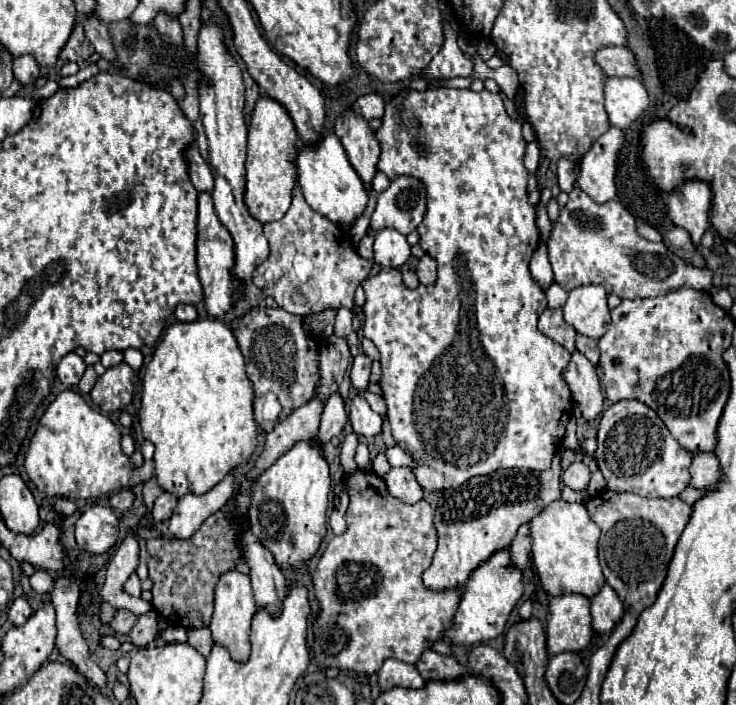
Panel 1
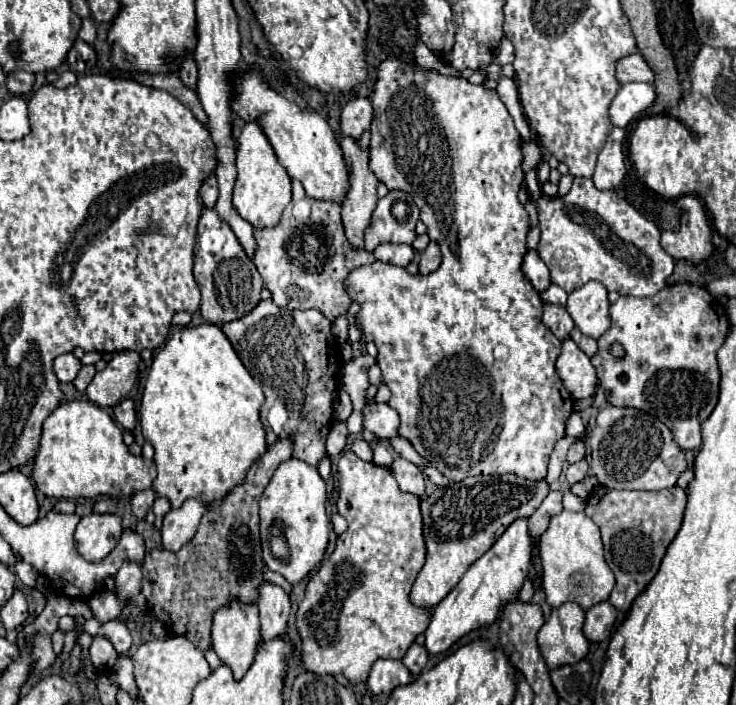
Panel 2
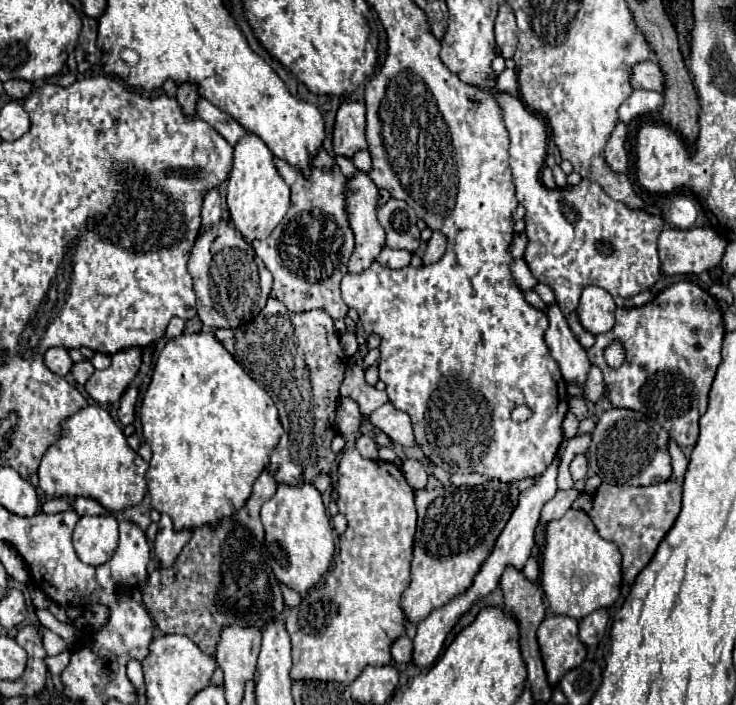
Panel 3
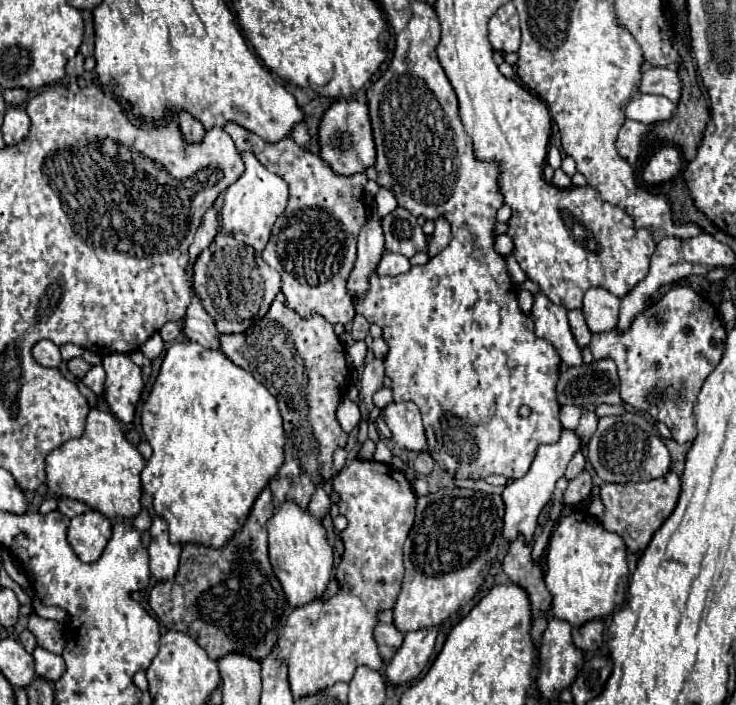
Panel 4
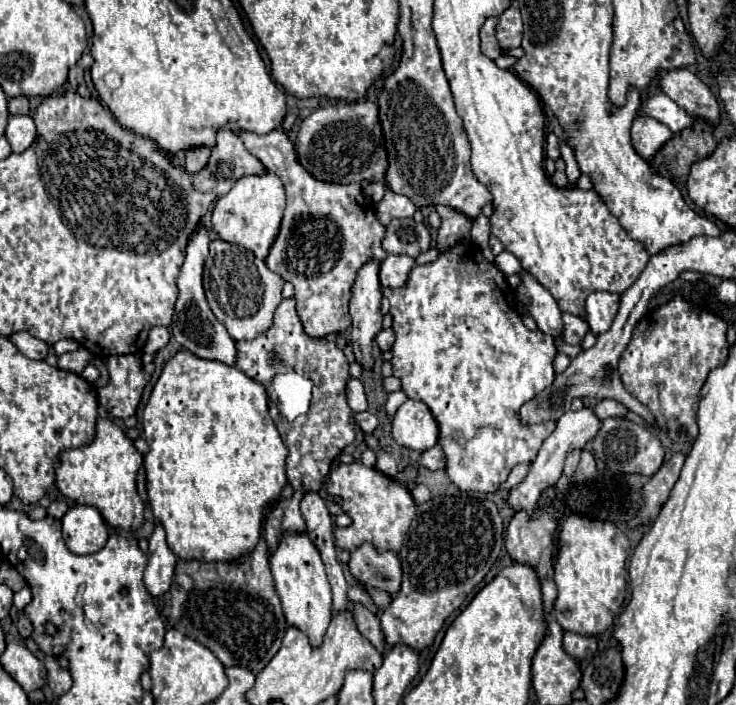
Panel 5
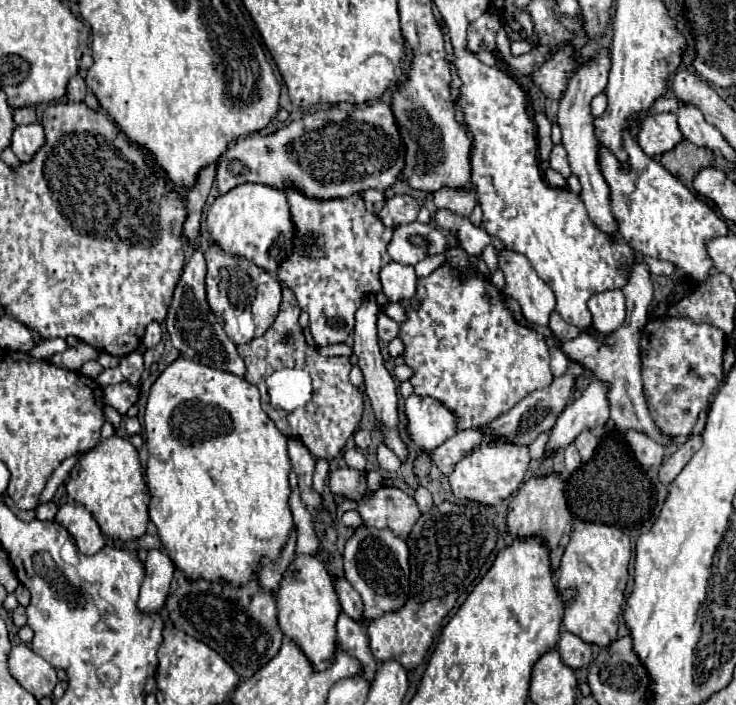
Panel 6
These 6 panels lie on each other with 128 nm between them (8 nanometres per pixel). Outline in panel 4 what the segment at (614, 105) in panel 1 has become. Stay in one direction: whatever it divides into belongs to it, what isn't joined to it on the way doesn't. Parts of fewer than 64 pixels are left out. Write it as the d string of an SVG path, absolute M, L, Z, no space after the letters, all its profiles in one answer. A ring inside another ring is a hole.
M642 94L640 98L632 100L626 108L626 118L638 120L638 122L666 122L672 120L676 112L676 104L670 102L664 96L654 96L654 94Z

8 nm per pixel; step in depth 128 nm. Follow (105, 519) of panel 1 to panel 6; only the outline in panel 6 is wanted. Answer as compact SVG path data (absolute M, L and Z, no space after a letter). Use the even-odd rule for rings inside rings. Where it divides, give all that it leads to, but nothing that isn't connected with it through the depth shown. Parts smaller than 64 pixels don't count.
M80 504L60 506L56 514L56 522L68 528L82 554L96 554L106 544L106 538L100 532L94 516Z

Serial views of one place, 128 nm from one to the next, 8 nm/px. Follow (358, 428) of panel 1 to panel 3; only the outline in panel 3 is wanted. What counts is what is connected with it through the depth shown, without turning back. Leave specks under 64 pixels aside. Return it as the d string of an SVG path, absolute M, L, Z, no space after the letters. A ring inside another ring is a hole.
M390 402L380 406L376 412L372 412L370 422L402 446L414 446L416 444L408 412L402 412L398 408L394 408Z

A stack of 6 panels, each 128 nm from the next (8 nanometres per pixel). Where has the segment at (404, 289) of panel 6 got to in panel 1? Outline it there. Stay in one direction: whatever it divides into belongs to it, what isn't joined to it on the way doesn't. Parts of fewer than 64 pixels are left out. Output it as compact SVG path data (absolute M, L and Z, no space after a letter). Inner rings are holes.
M392 228L378 232L374 242L376 264L380 264L382 268L400 268L408 258L410 258L410 244L400 232Z

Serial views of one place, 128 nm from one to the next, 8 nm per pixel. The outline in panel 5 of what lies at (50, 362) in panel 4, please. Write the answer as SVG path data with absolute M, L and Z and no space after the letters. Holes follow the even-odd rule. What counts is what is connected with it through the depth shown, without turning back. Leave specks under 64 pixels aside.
M14 332L14 334L10 336L10 342L12 342L24 356L28 356L28 358L32 358L32 360L44 360L44 358L48 356L48 344L42 342L42 340L38 340L38 338L34 338L34 336L28 334L28 332Z

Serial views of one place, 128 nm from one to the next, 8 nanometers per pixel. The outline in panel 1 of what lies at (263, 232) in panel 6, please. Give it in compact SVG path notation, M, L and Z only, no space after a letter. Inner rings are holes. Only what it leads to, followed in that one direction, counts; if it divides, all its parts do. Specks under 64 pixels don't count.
M262 96L252 112L250 128L248 128L248 144L246 144L246 188L244 202L248 212L260 222L280 220L290 208L292 188L296 184L296 168L294 158L298 152L298 136L288 112L284 112L282 104L276 100Z

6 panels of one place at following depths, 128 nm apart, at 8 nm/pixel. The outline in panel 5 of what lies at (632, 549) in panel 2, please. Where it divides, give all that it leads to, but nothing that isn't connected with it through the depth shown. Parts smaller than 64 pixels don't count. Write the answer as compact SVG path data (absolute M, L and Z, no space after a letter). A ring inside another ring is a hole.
M680 452L680 454L674 454L668 462L664 462L660 466L660 470L652 476L652 480L644 486L644 508L640 510L640 516L636 520L630 522L630 526L636 526L636 524L642 524L642 522L648 522L648 518L656 518L658 512L660 512L660 506L668 500L668 494L670 494L670 488L676 484L678 476L680 476L680 470L684 466L684 460L686 460L686 454Z

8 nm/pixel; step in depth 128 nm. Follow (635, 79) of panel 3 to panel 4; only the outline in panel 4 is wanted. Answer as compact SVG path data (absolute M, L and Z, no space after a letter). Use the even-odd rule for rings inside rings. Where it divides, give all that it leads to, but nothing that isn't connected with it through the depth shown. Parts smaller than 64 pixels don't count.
M648 68L642 74L640 92L646 94L662 94L672 102L680 100L680 76L672 68Z

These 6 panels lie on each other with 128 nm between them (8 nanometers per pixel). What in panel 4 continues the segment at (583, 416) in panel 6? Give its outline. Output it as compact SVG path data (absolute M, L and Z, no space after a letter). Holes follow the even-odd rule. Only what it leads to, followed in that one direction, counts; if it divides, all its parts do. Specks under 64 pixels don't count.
M564 428L560 440L554 442L554 444L542 444L538 448L538 452L536 452L536 458L534 458L530 470L522 478L512 480L504 488L502 500L504 500L504 506L506 506L506 514L504 514L504 538L506 540L514 540L518 534L526 536L528 542L532 540L536 524L538 524L538 514L550 502L554 486L556 486L556 480L564 476L566 464L570 462L574 452L580 450L580 446L582 446L582 438L578 436L578 432Z

